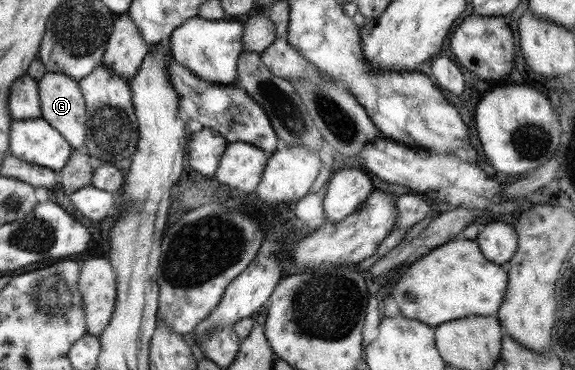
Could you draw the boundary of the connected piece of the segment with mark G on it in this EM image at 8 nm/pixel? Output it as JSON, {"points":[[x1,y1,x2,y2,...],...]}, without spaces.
{"points":[[45,72,41,79,36,80,39,93,41,118,53,129,57,130,67,144,75,150,82,150,85,137,85,99,79,89,78,82,60,73]]}

